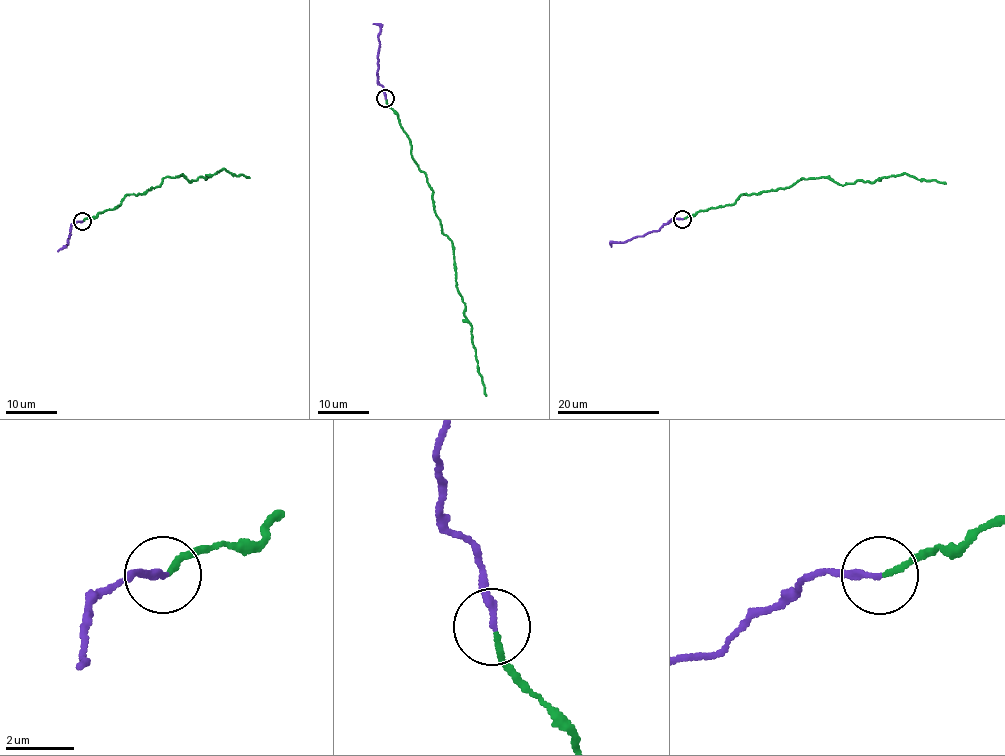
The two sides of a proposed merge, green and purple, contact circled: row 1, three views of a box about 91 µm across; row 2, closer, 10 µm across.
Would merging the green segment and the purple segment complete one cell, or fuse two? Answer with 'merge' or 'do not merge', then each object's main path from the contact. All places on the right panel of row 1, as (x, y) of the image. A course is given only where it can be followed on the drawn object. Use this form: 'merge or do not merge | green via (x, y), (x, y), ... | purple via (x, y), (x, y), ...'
do not merge | green via (683, 219), (733, 204), (744, 194), (791, 187), (806, 178), (829, 177), (845, 185), (907, 173), (945, 184) | purple via (683, 219), (672, 219), (659, 229), (625, 242), (613, 242), (611, 247)

